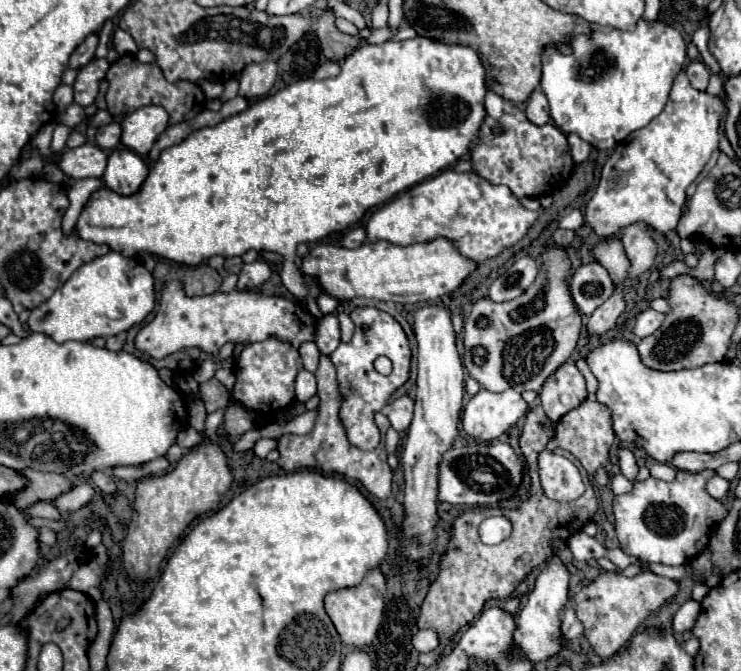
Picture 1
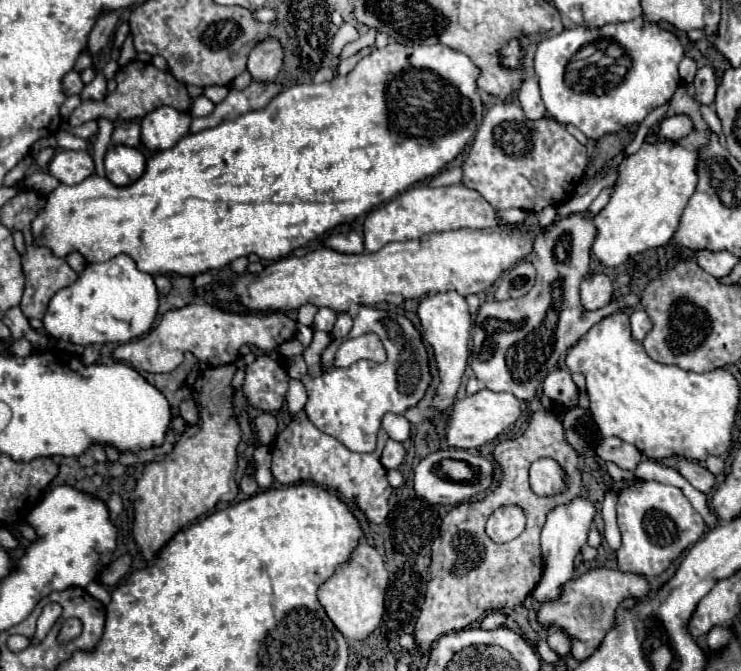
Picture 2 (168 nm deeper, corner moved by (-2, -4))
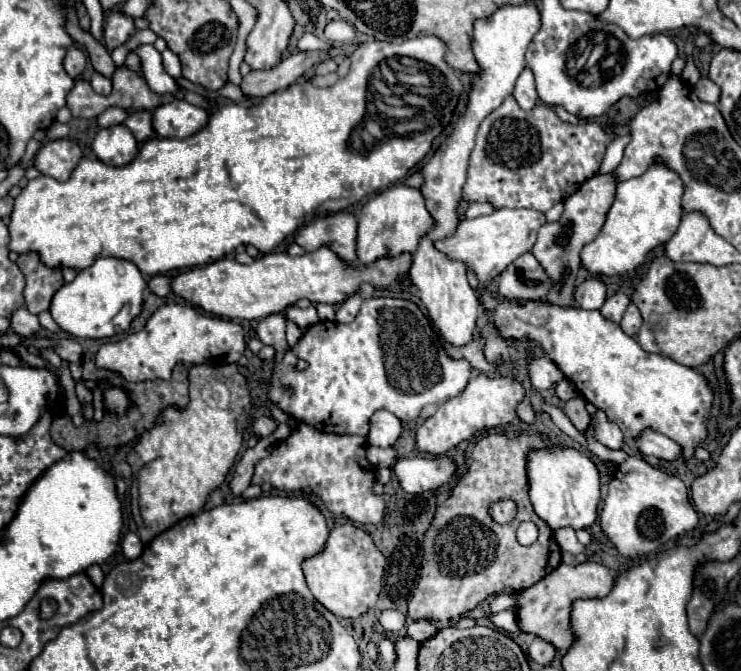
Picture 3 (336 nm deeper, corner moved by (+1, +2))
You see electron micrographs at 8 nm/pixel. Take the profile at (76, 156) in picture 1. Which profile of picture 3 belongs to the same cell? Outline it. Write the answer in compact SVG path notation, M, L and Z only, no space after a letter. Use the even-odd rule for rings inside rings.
M54 139L40 147L34 157L34 167L56 181L66 181L78 161L82 159L80 147L70 139Z

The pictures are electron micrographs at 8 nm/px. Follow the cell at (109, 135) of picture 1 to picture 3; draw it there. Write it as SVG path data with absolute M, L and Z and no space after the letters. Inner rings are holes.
M132 111L130 117L124 121L124 125L134 133L138 143L142 143L154 135L152 111Z

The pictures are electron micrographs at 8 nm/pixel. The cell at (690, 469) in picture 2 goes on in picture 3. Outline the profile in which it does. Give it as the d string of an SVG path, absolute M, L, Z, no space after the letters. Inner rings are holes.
M644 429L640 433L640 437L634 441L634 445L642 455L648 455L648 457L658 457L658 459L666 459L666 461L680 457L680 445L652 429Z

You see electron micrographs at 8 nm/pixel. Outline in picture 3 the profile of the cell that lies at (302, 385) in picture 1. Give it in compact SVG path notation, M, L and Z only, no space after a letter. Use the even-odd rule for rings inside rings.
M286 319L286 339L288 339L288 343L290 343L290 347L298 341L302 337L302 329L294 323L294 321L290 321L290 319Z

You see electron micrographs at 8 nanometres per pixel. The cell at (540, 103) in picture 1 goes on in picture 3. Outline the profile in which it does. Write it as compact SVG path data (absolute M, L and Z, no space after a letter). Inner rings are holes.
M528 67L520 73L512 95L514 95L514 99L518 101L518 105L522 109L532 109L536 105L538 95L536 95L536 87L534 87L534 75L532 75L532 71Z

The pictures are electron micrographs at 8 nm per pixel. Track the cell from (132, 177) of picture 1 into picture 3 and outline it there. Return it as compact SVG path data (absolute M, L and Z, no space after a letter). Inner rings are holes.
M114 125L114 127L100 129L96 133L92 151L106 165L122 167L122 165L128 165L136 157L138 143L136 143L132 131L128 131L128 127Z

